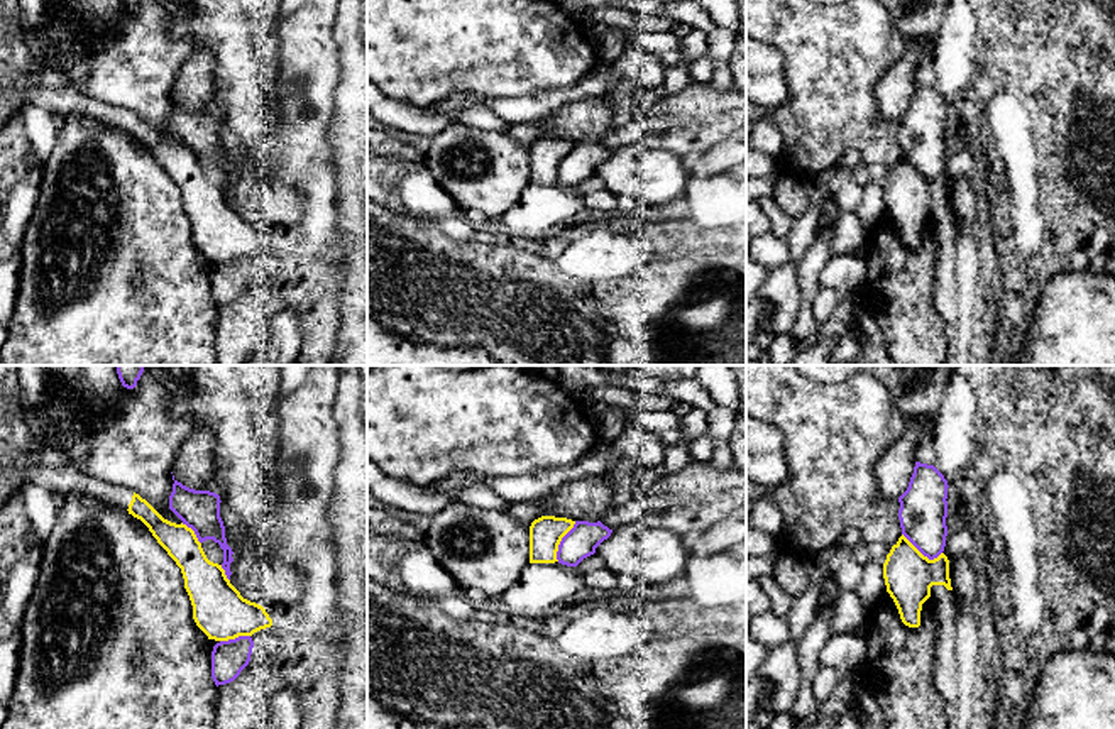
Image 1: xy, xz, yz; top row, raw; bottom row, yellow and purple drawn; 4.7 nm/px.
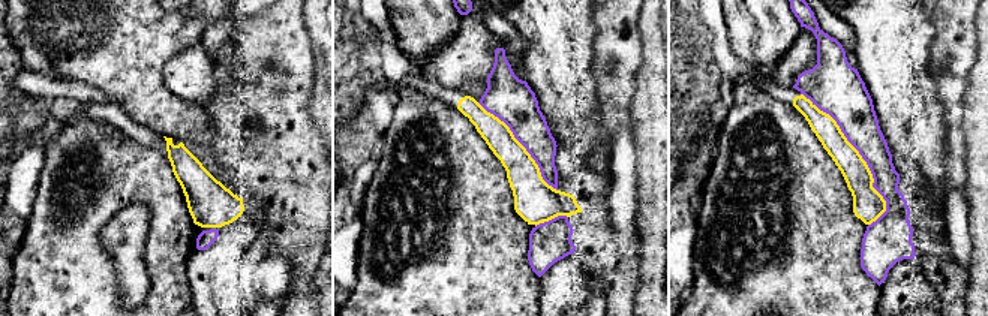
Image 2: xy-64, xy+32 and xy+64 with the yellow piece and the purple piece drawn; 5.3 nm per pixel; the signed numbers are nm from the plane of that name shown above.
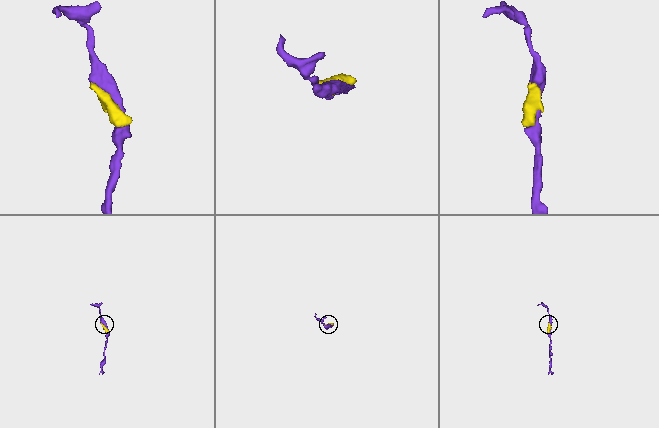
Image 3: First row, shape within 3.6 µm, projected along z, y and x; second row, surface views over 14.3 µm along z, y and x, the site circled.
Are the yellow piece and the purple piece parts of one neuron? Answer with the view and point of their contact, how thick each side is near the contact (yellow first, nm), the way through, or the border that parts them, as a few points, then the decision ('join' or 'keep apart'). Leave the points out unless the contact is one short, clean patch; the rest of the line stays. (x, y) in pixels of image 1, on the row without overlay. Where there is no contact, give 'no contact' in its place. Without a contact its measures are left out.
meets yellow in xz at (560, 161); 160 nm thick on the yellow side, 160 nm on the other; keep apart

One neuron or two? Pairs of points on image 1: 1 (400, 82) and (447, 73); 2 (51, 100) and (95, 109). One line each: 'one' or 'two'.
1: one
2: one

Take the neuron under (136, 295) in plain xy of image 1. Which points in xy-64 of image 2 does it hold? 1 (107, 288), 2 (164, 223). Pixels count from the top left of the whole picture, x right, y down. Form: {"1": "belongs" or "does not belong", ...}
{"1": "belongs", "2": "belongs"}

